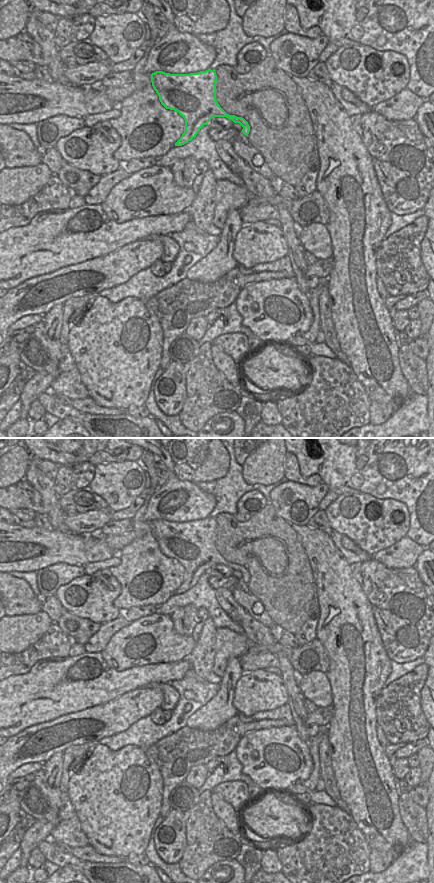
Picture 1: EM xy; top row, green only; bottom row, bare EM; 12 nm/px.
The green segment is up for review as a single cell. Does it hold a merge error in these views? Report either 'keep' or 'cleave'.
keep

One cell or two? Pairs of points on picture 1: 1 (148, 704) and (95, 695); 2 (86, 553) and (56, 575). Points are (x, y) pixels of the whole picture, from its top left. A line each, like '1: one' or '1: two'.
1: two
2: two

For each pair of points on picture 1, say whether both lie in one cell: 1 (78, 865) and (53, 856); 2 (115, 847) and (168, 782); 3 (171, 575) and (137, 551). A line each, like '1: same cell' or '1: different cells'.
1: same cell
2: different cells
3: same cell

